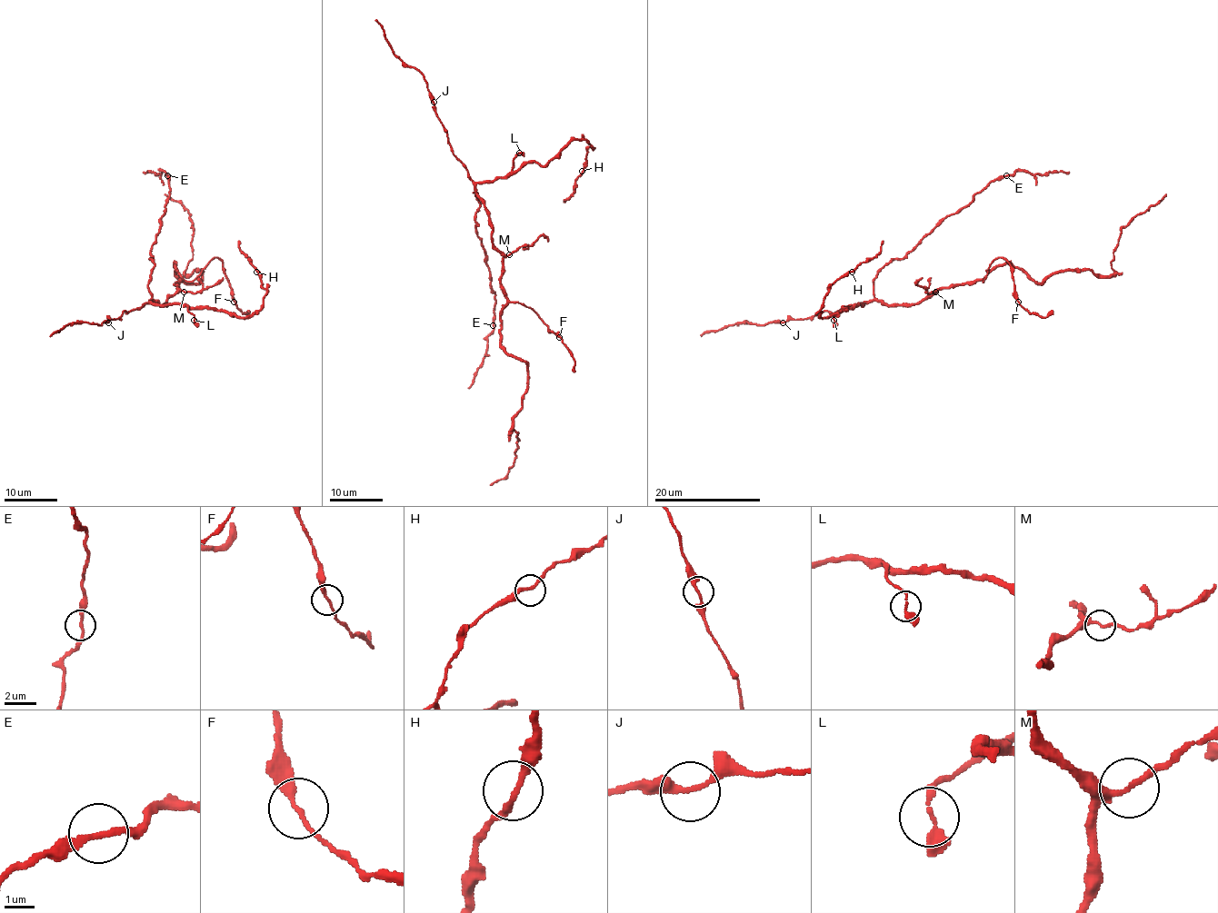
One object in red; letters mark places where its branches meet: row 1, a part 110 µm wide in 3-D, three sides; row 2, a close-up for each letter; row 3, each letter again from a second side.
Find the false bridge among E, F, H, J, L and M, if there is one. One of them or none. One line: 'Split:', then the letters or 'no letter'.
Split: no letter

